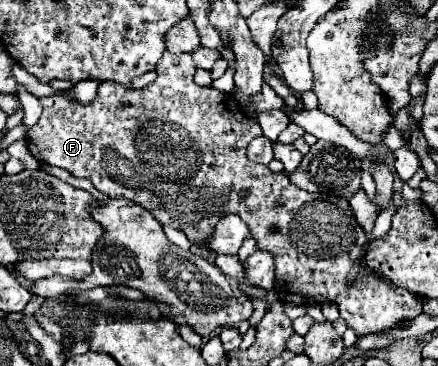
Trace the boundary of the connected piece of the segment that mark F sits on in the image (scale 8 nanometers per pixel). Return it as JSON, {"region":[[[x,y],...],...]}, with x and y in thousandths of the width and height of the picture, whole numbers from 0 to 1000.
{"region":[[[374,139],[352,194],[361,205],[356,221],[315,249],[256,221],[228,227],[219,270],[201,287],[155,270],[146,249],[96,265],[91,281],[100,303],[87,336],[59,363],[68,418],[87,440],[151,462],[169,484],[205,489],[224,522],[251,538],[301,544],[338,571],[370,615],[420,631],[425,648],[457,675],[475,664],[470,642],[489,631],[498,593],[511,582],[548,587],[589,658],[589,680],[626,697],[626,795],[635,801],[635,822],[667,833],[699,833],[708,817],[721,817],[721,828],[758,822],[772,833],[776,866],[808,899],[813,921],[890,904],[963,855],[963,817],[858,757],[836,730],[822,740],[808,779],[790,779],[790,751],[813,724],[826,697],[826,669],[836,664],[836,637],[813,609],[790,544],[689,522],[658,500],[658,473],[621,473],[607,451],[566,440],[562,402],[580,374],[598,369],[594,342],[557,314],[530,260],[489,238],[452,238],[438,221],[447,183],[434,145],[393,150]]]}

